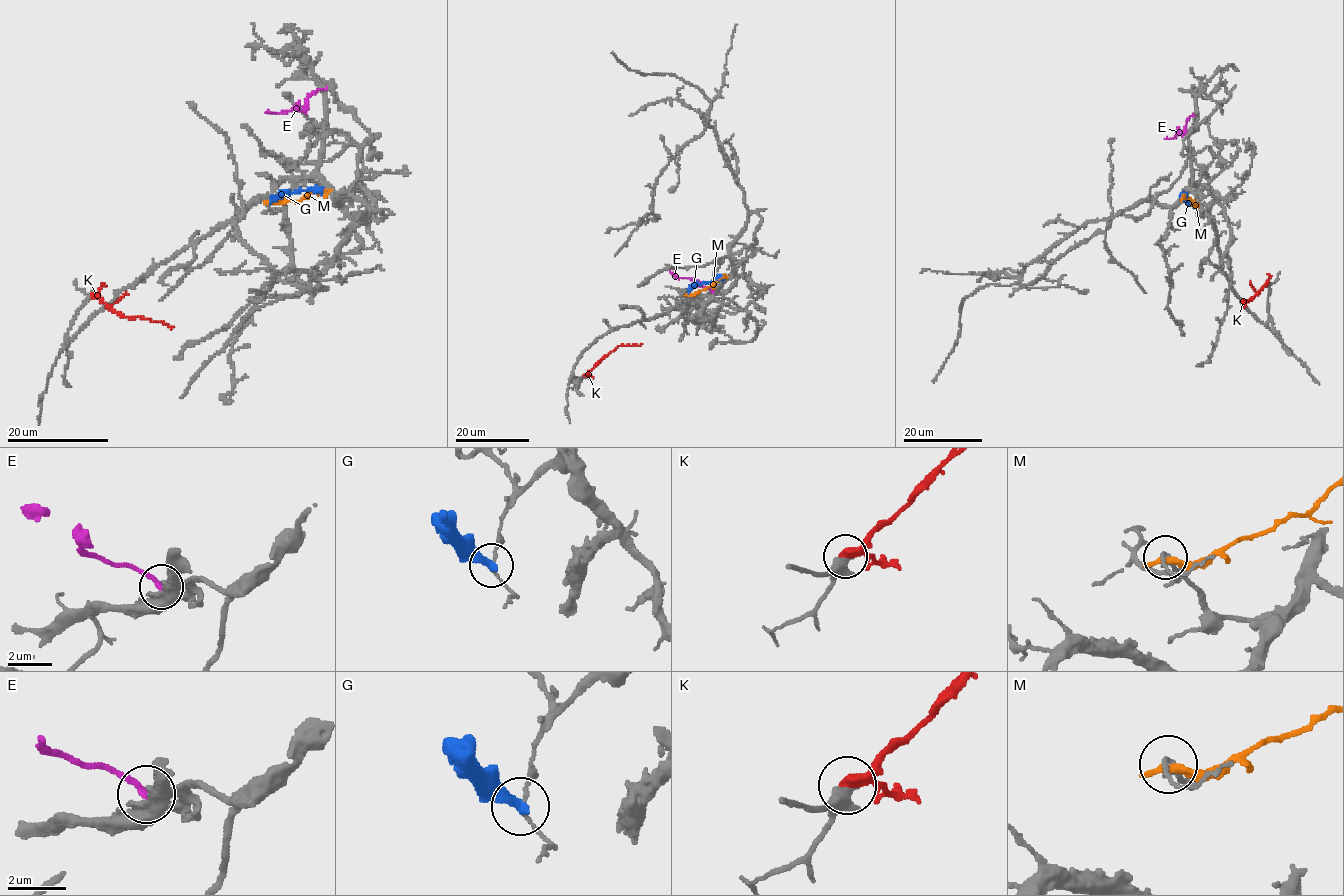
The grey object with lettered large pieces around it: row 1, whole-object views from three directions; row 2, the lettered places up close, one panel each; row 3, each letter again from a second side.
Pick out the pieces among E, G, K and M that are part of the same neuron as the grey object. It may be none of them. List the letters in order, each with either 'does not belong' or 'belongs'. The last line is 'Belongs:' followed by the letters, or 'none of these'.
E: belongs
G: does not belong
K: does not belong
M: does not belong
Belongs: E

